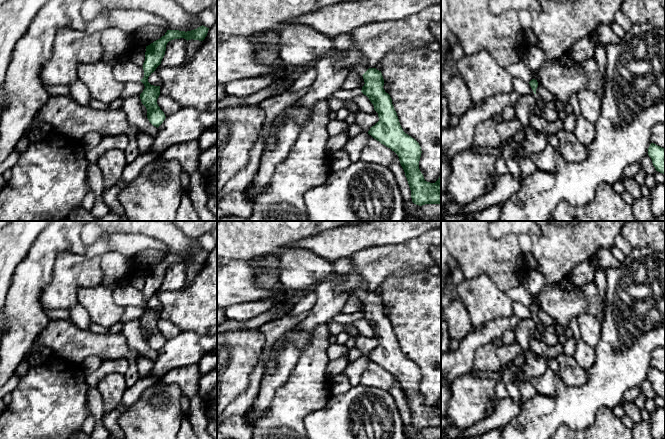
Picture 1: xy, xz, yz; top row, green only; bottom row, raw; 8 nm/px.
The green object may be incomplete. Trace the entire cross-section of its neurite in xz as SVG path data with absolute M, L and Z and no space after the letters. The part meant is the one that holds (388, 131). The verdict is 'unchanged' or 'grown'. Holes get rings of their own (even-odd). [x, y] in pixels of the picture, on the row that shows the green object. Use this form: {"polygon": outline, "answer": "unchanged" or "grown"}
{"polygon": "M351 34L335 36L333 47L343 54L335 65L337 71L349 69L350 72L363 76L365 84L361 92L369 98L379 117L379 121L370 128L368 134L398 155L411 190L412 202L419 206L440 204L441 176L435 183L424 179L419 169L421 147L414 138L403 131L392 99L383 88L381 71L365 65L364 57L353 43Z", "answer": "grown"}

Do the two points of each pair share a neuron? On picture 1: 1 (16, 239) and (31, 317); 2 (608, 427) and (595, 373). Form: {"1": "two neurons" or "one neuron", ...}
{"1": "two neurons", "2": "two neurons"}

